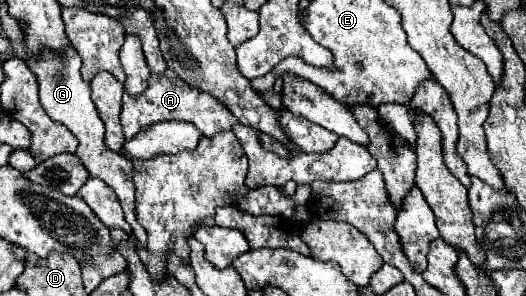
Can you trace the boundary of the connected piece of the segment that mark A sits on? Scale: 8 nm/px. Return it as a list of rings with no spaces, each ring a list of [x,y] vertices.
[[[165,71],[163,75],[151,73],[147,91],[143,95],[139,95],[137,99],[123,95],[121,125],[123,125],[125,139],[135,137],[143,127],[149,127],[149,125],[161,123],[161,121],[185,121],[185,123],[193,123],[205,137],[213,137],[215,133],[231,129],[237,123],[237,119],[231,115],[231,111],[227,107],[223,107],[215,97],[189,87],[185,81],[181,81],[171,71]]]

